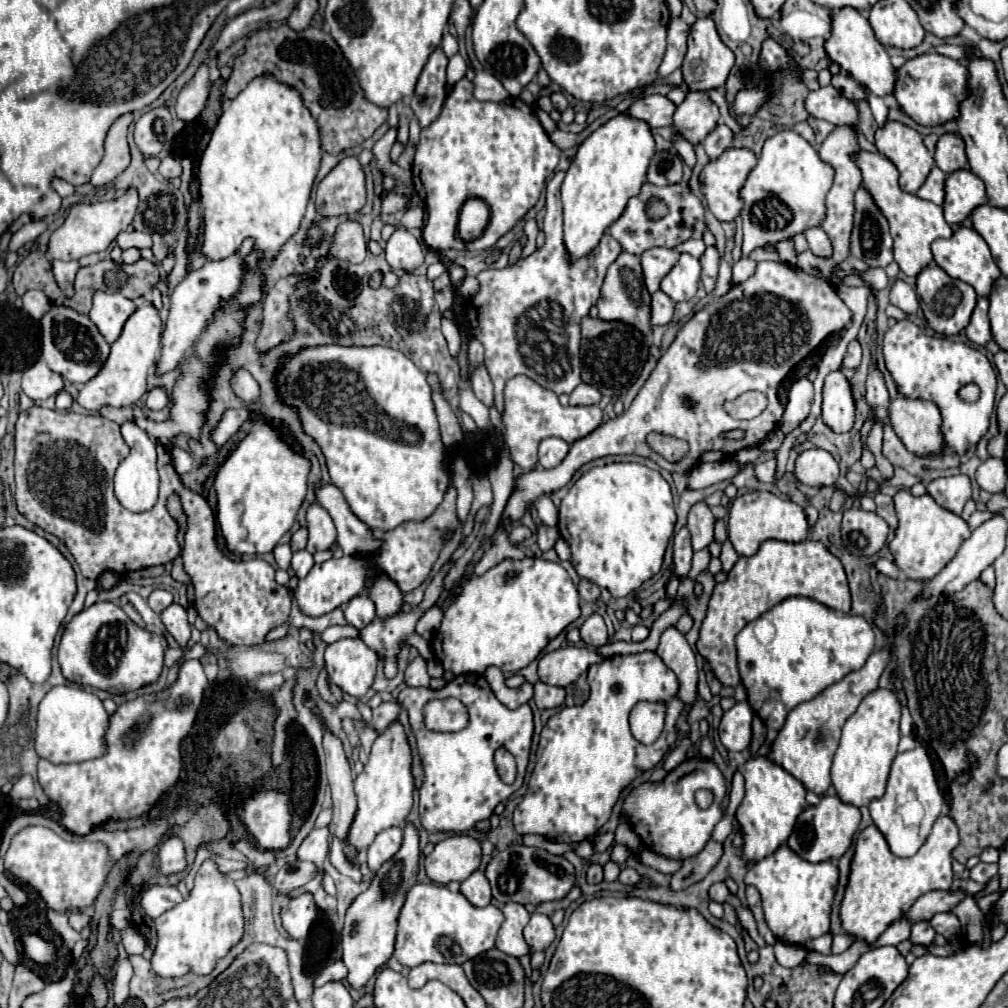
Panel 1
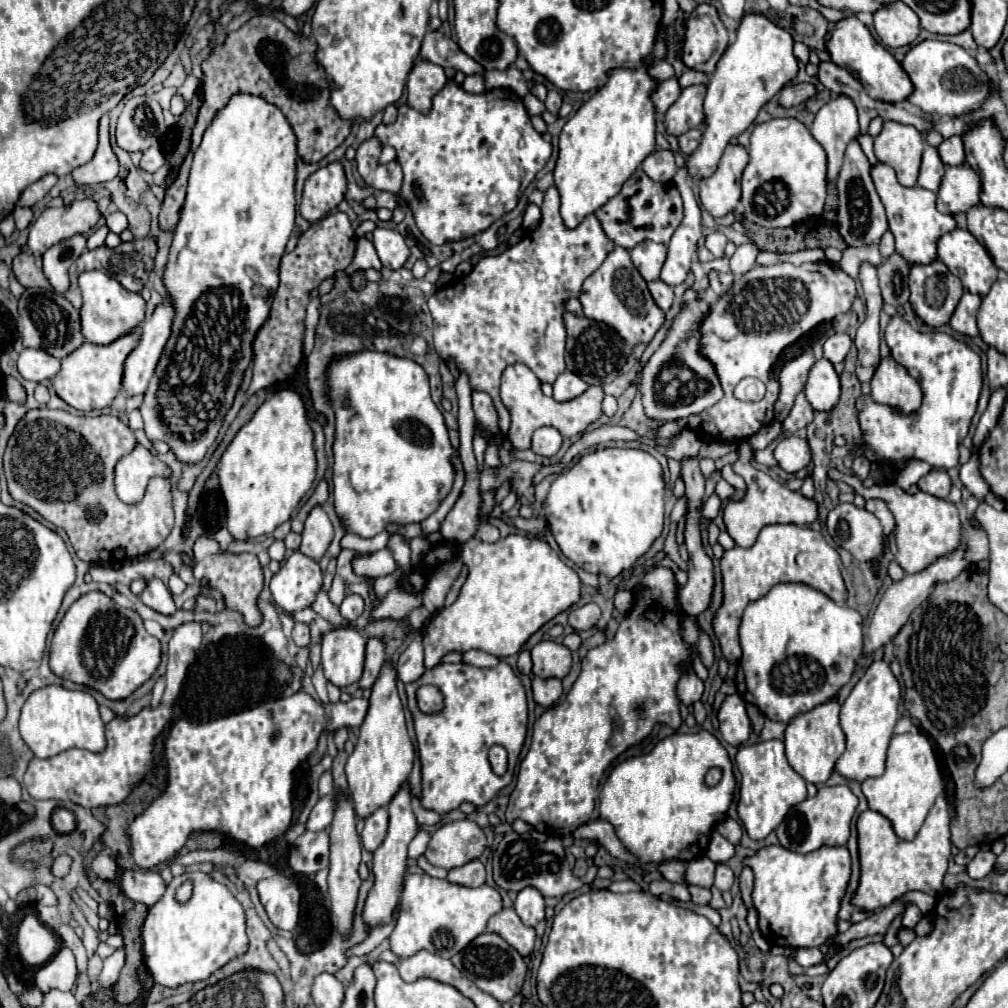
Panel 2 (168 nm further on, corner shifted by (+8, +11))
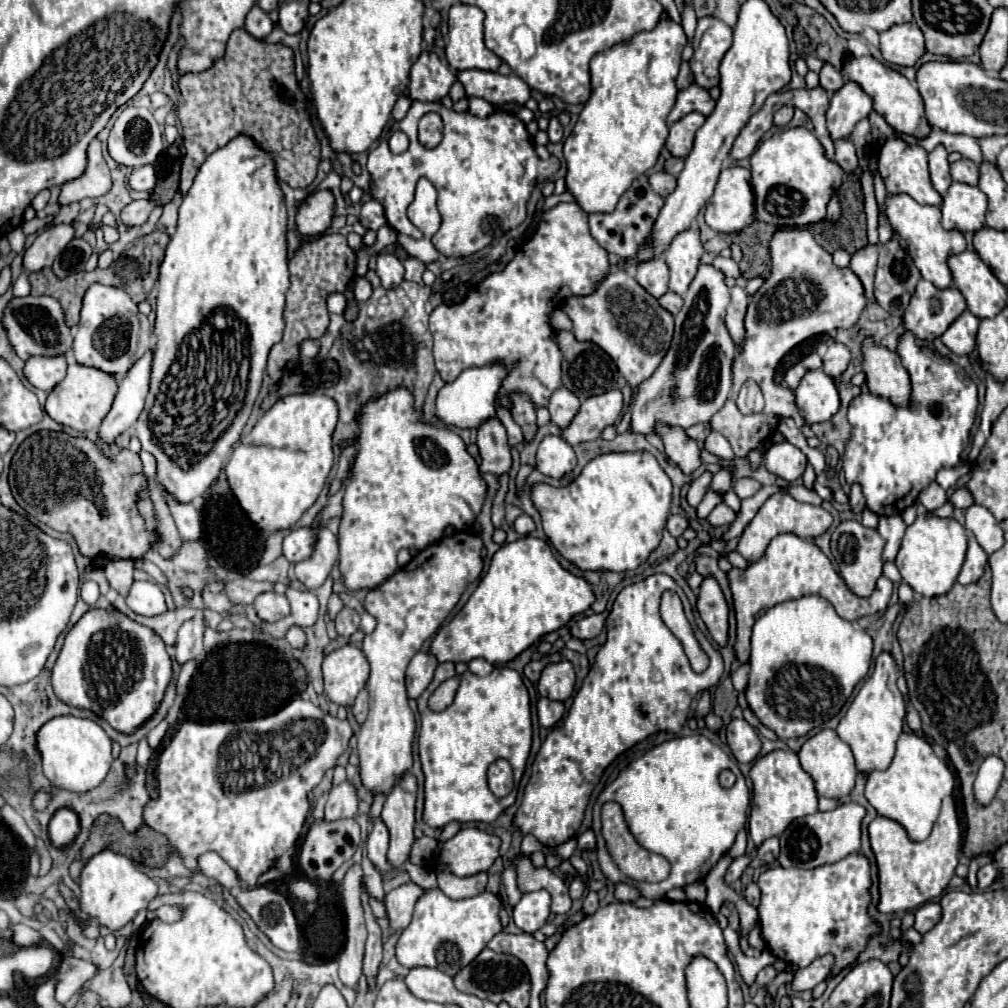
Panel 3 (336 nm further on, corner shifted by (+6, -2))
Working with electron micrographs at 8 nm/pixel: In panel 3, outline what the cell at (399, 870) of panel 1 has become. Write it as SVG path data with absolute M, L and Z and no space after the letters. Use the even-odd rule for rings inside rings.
M406 774L398 786L386 796L382 820L390 830L388 862L394 868L402 868L410 856L414 844L414 802L416 802L416 778Z

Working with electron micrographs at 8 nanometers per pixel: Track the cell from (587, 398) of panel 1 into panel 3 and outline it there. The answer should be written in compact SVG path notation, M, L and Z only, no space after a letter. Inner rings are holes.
M566 386L558 388L558 390L554 392L554 396L550 398L550 404L548 404L552 422L558 424L560 428L572 422L572 418L574 418L576 412L578 412L578 408L580 408L578 396L574 396L574 392L570 392Z

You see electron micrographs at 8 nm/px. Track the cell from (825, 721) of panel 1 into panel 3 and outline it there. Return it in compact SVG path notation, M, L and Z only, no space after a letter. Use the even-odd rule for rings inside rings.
M824 728L816 736L808 738L802 744L802 748L798 752L798 758L800 758L800 764L802 764L804 772L812 776L814 788L816 788L818 796L842 798L842 796L846 796L846 794L852 792L854 782L856 782L856 776L858 776L856 764L854 764L854 756L852 756L850 746L846 742L842 742L840 736L834 730Z

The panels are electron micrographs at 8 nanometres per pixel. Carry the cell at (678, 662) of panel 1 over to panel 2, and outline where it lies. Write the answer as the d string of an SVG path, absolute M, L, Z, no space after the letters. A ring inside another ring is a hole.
M690 669L678 683L678 697L684 705L692 705L696 701L700 701L704 691L704 683L696 677L696 673Z

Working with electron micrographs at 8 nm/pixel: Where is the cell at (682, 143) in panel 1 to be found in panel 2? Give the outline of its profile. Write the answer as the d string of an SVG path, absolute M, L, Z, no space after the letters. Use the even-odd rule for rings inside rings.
M686 167L678 169L678 173L674 175L674 183L680 189L682 199L684 199L684 219L668 243L668 257L660 275L660 279L668 283L670 287L682 283L688 277L692 257L696 255L698 241L702 237L700 207L694 199Z

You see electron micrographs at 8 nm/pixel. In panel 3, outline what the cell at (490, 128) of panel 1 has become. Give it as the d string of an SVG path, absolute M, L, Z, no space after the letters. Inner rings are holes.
M412 102L406 118L396 122L394 128L402 130L410 138L410 146L402 154L392 154L388 148L388 142L382 140L368 154L368 172L370 172L372 182L374 182L372 198L384 206L386 220L396 232L408 234L412 238L422 238L422 232L406 218L406 208L412 202L412 194L414 194L414 186L416 186L418 178L422 178L422 176L428 178L434 184L434 188L438 190L438 210L442 214L442 226L432 236L432 244L440 254L452 256L452 258L470 256L470 254L482 250L484 246L492 244L494 240L498 240L504 232L516 228L526 218L526 204L528 204L528 198L534 190L534 184L548 180L560 168L560 162L554 156L550 156L550 160L538 158L538 154L534 152L534 142L526 130L524 122L516 114L506 112L506 110L496 110L486 118L478 118L470 112L448 110L440 102L438 104ZM428 112L440 114L442 122L444 122L442 142L436 148L426 148L418 142L418 120Z

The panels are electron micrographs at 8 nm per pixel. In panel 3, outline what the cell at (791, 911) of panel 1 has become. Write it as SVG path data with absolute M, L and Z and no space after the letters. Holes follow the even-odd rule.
M860 852L812 870L772 866L760 874L758 886L762 892L758 906L762 938L768 950L784 962L804 968L824 954L834 954L836 966L830 974L834 976L858 958L866 938L876 932L866 914L870 902L870 864Z

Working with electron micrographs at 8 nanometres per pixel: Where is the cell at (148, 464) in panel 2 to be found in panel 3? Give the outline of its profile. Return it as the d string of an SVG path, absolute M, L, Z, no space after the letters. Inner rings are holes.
M162 488L162 498L166 500L168 508L170 508L170 514L174 516L176 520L176 526L180 528L180 536L186 538L186 540L194 540L194 538L200 538L200 516L198 516L198 510L194 508L194 504L182 504L178 502L168 490Z

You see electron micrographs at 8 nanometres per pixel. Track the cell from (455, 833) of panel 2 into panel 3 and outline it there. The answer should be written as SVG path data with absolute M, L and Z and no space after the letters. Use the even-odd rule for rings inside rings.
M462 828L450 840L440 842L438 868L454 876L474 876L486 872L498 858L500 840L478 828Z

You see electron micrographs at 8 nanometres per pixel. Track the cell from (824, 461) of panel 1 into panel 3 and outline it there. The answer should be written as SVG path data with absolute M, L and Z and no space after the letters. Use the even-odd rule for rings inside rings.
M790 442L772 444L764 454L764 466L772 474L776 474L788 482L798 480L804 474L806 464L808 464L808 458L804 456L804 452L796 446L792 446Z

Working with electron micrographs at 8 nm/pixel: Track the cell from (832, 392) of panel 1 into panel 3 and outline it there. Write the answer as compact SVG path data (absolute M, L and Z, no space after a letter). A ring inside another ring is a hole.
M822 370L806 372L796 388L796 404L808 424L830 420L840 408L840 396L834 380Z

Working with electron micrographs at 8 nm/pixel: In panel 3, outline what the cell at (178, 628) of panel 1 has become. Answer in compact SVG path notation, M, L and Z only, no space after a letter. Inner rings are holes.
M134 582L126 604L142 616L160 616L168 610L164 594L156 582Z

